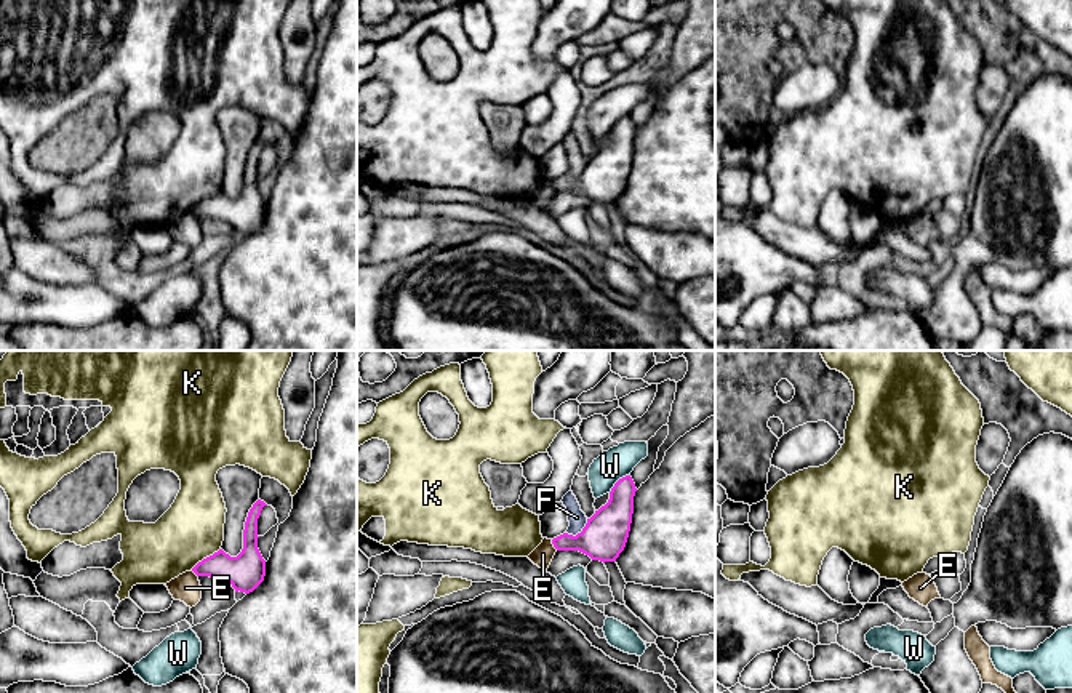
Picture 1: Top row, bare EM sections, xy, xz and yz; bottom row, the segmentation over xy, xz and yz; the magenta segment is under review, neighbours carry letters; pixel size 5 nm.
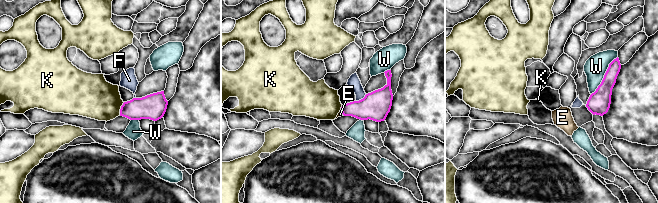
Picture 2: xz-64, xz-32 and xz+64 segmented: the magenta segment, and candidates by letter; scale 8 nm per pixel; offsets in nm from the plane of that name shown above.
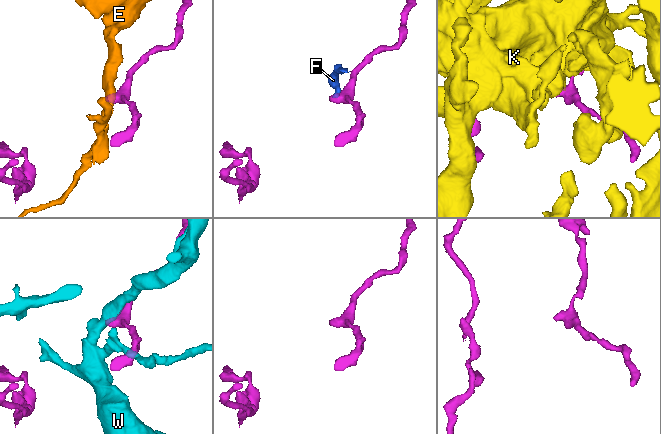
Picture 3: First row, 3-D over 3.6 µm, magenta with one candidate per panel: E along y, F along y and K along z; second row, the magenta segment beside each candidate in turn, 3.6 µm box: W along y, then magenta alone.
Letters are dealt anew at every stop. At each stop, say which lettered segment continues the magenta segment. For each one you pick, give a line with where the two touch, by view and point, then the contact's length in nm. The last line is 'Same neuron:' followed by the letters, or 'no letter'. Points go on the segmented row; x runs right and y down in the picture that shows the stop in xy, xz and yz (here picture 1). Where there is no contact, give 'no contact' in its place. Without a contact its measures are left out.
Same neuron: no letter

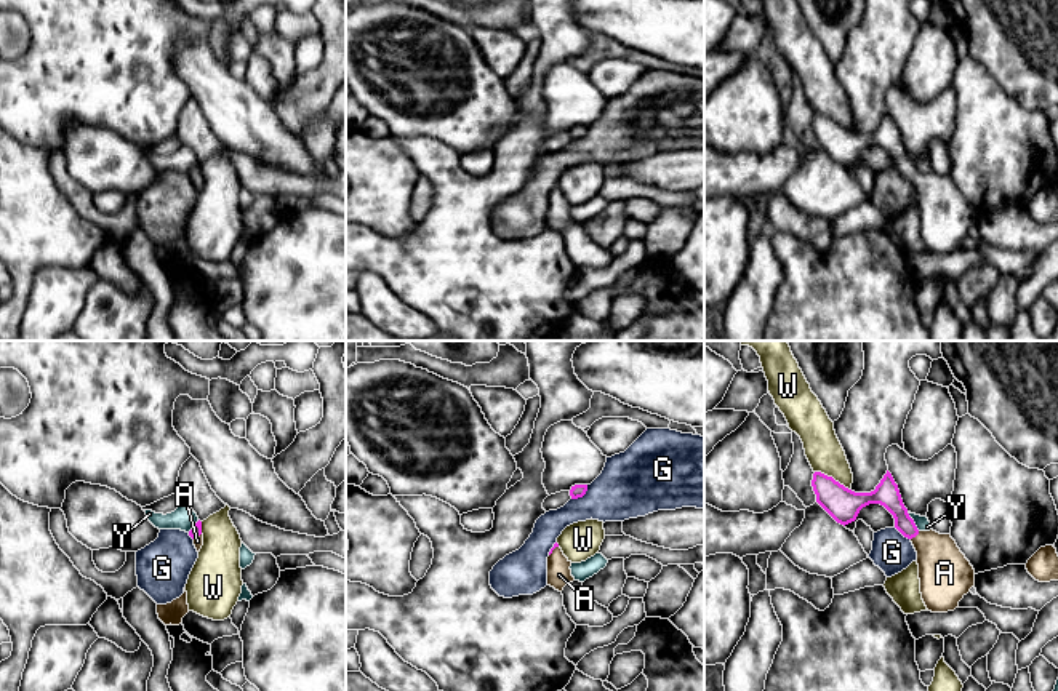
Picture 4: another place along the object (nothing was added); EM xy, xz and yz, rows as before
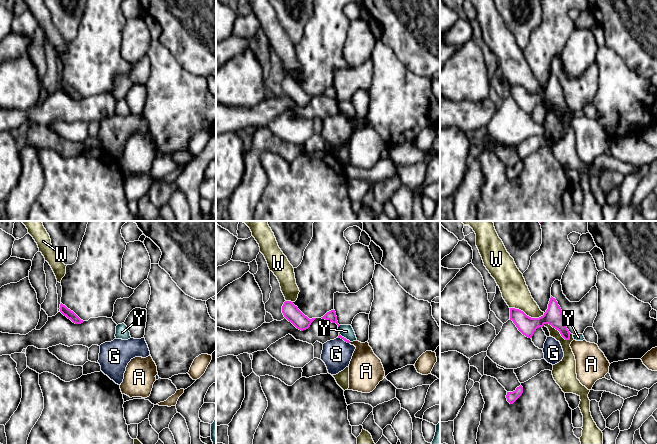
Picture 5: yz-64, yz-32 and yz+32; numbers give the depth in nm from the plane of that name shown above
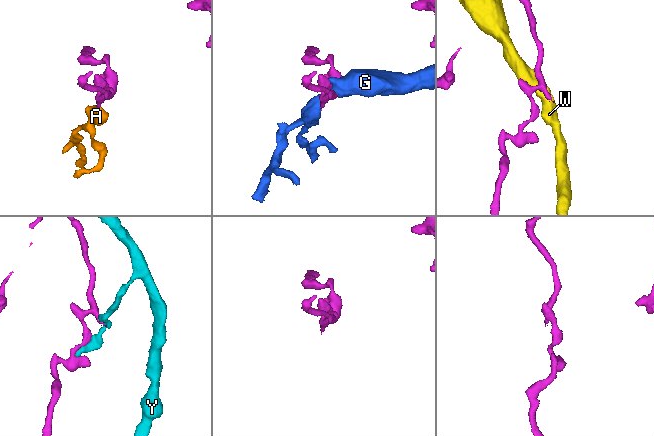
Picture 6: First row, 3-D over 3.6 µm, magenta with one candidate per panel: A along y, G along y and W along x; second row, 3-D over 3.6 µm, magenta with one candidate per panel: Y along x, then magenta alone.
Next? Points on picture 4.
A: meets magenta in yz at (914, 536); contact 60 nm long
Same neuron: A

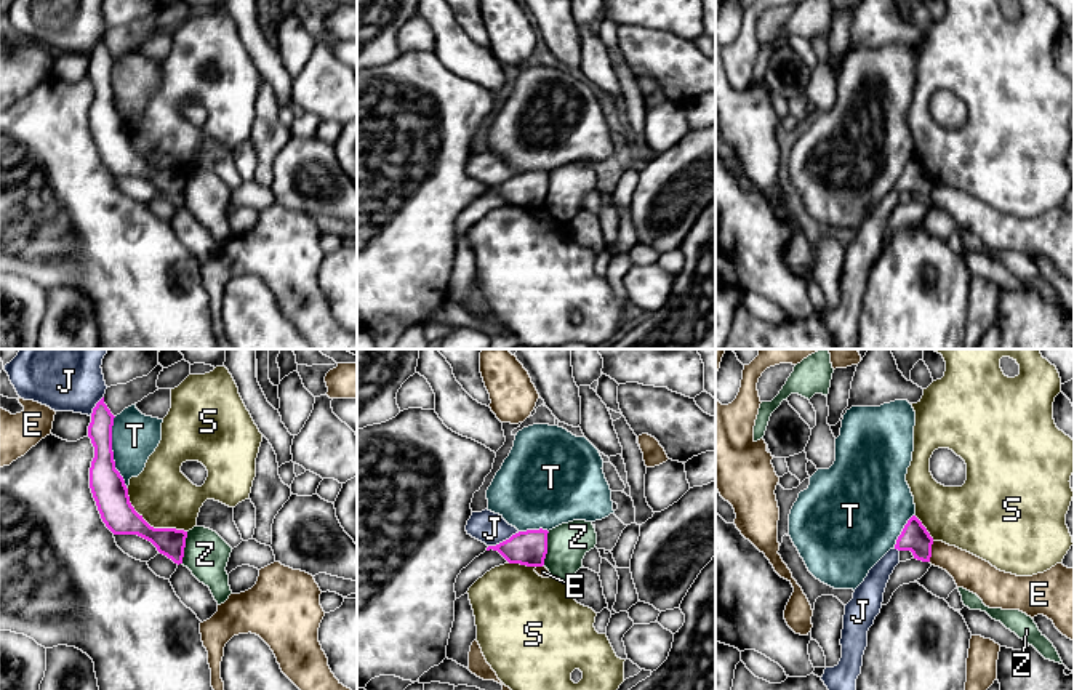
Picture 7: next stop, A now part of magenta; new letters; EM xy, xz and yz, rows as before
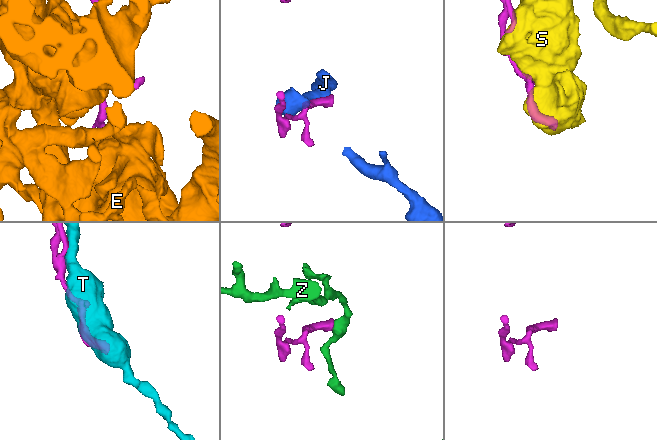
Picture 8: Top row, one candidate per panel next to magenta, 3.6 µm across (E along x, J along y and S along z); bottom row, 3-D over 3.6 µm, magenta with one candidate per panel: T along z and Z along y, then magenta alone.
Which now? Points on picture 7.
Same neuron: no letter

